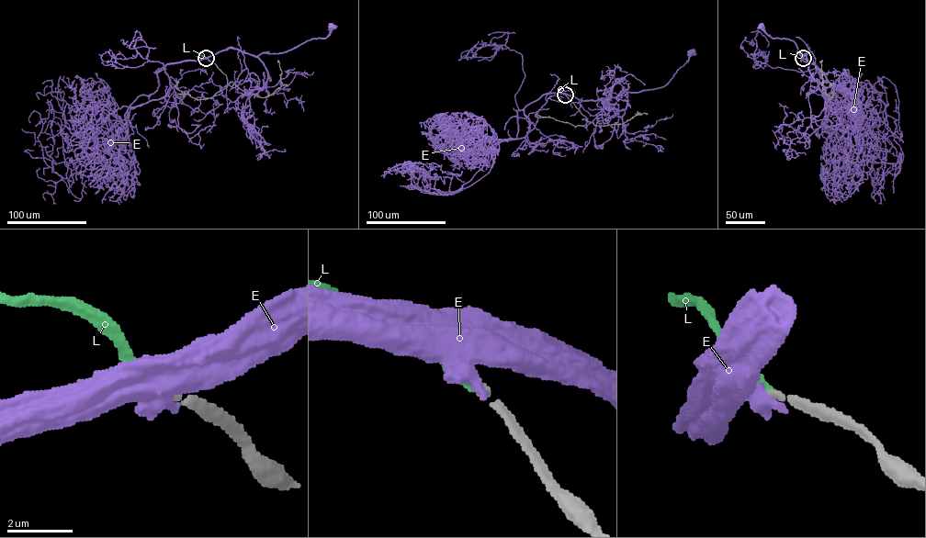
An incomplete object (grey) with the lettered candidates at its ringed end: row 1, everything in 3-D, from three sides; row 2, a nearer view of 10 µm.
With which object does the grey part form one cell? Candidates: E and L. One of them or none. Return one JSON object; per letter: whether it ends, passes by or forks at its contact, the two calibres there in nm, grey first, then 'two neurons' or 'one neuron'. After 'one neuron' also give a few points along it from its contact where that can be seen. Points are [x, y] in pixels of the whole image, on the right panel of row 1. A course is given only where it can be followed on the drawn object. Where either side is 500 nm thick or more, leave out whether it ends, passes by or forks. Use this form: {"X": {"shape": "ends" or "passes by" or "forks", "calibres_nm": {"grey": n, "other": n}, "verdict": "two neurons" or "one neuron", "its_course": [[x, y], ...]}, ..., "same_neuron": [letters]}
{"E": {"calibres_nm": {"grey": 240, "other": 600}, "verdict": "two neurons"}, "L": {"shape": "ends", "calibres_nm": {"grey": 240, "other": 260}, "verdict": "one neuron"}, "same_neuron": ["L"]}

